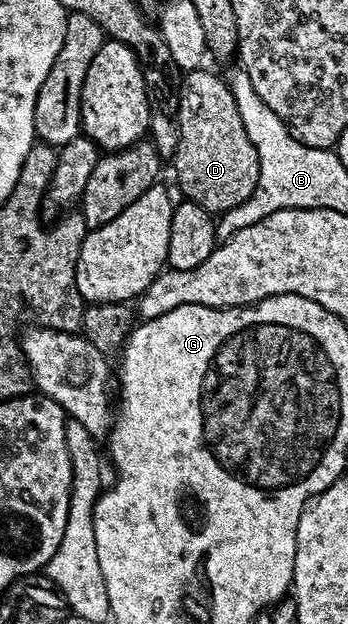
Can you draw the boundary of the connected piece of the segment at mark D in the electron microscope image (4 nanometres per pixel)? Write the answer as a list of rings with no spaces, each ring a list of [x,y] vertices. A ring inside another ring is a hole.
[[[208,67],[188,70],[181,78],[179,147],[171,158],[171,165],[177,172],[177,185],[182,193],[180,196],[214,215],[247,203],[259,183],[259,155],[255,151],[255,143],[247,139],[247,127],[243,127],[243,119],[239,119],[239,107],[230,82],[216,77]]]

